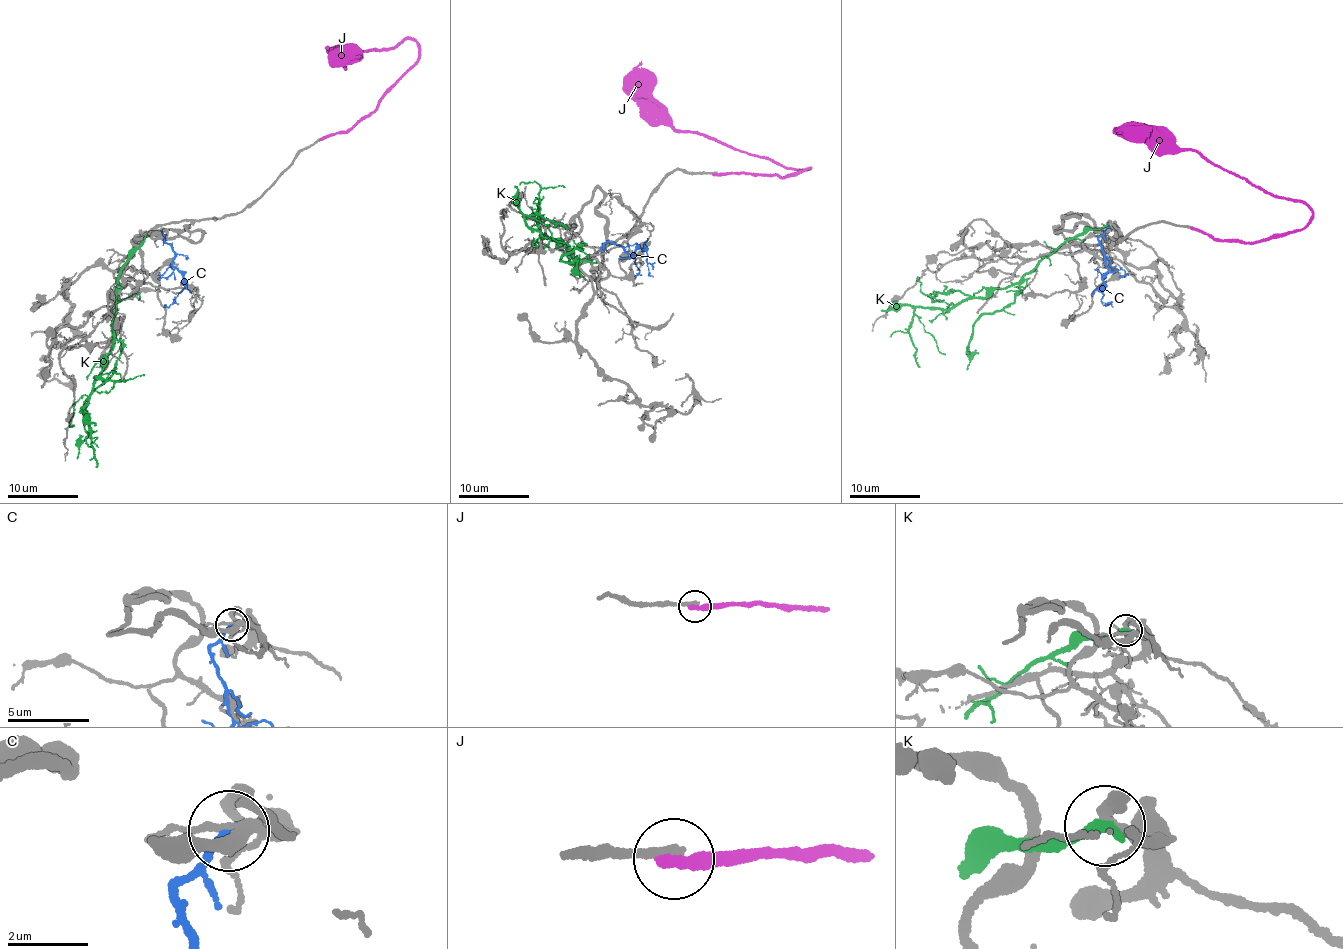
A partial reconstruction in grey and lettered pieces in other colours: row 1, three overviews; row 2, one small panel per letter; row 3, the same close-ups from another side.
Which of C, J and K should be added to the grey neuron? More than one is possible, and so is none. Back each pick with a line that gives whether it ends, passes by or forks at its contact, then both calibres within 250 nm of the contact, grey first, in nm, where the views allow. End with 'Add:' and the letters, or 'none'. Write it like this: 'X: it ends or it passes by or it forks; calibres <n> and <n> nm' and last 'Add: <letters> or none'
Add: none

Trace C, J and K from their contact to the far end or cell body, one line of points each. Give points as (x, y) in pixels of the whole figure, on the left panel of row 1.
C: (162, 231), (170, 244), (174, 266), (184, 275), (183, 289), (166, 307)
J: (323, 138), (377, 110), (413, 67), (418, 44), (403, 39), (340, 59), (359, 57)
K: (145, 236), (121, 270), (113, 346), (81, 411), (96, 467)

